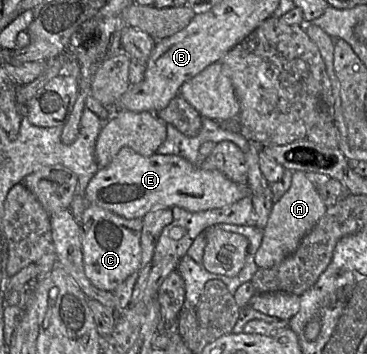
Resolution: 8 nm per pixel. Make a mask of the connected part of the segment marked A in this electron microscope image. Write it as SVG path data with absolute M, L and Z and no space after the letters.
M293 171L290 188L273 204L268 222L263 229L262 242L255 254L258 268L273 267L292 254L302 238L325 214L327 208L318 189L311 184L305 172Z

